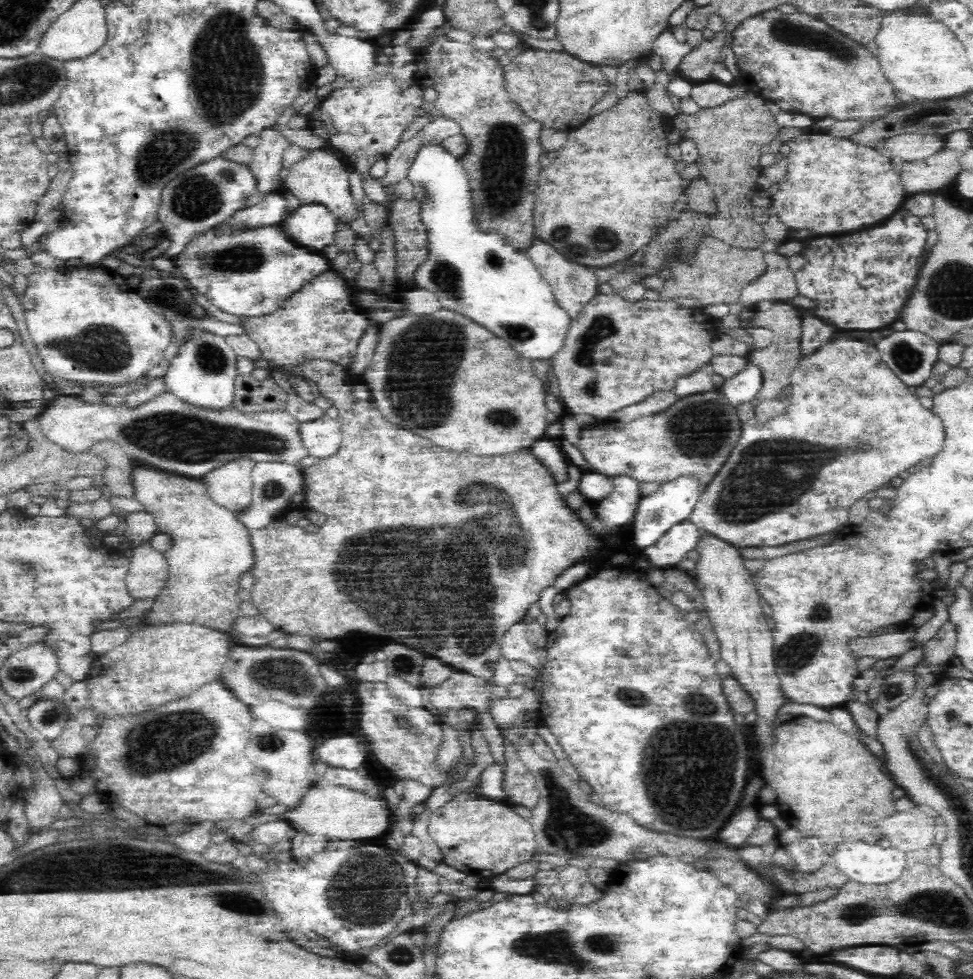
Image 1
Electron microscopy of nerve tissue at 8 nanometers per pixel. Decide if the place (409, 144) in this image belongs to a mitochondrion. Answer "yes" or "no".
no

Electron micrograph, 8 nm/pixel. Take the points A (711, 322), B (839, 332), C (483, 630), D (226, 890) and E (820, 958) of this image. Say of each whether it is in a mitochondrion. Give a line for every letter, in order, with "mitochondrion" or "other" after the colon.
A: other
B: other
C: mitochondrion
D: mitochondrion
E: other

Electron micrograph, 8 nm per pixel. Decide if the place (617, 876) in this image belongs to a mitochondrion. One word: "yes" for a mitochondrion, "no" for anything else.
no

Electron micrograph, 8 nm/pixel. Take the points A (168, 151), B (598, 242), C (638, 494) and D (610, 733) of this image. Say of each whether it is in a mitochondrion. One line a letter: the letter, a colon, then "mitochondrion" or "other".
A: mitochondrion
B: mitochondrion
C: other
D: other

